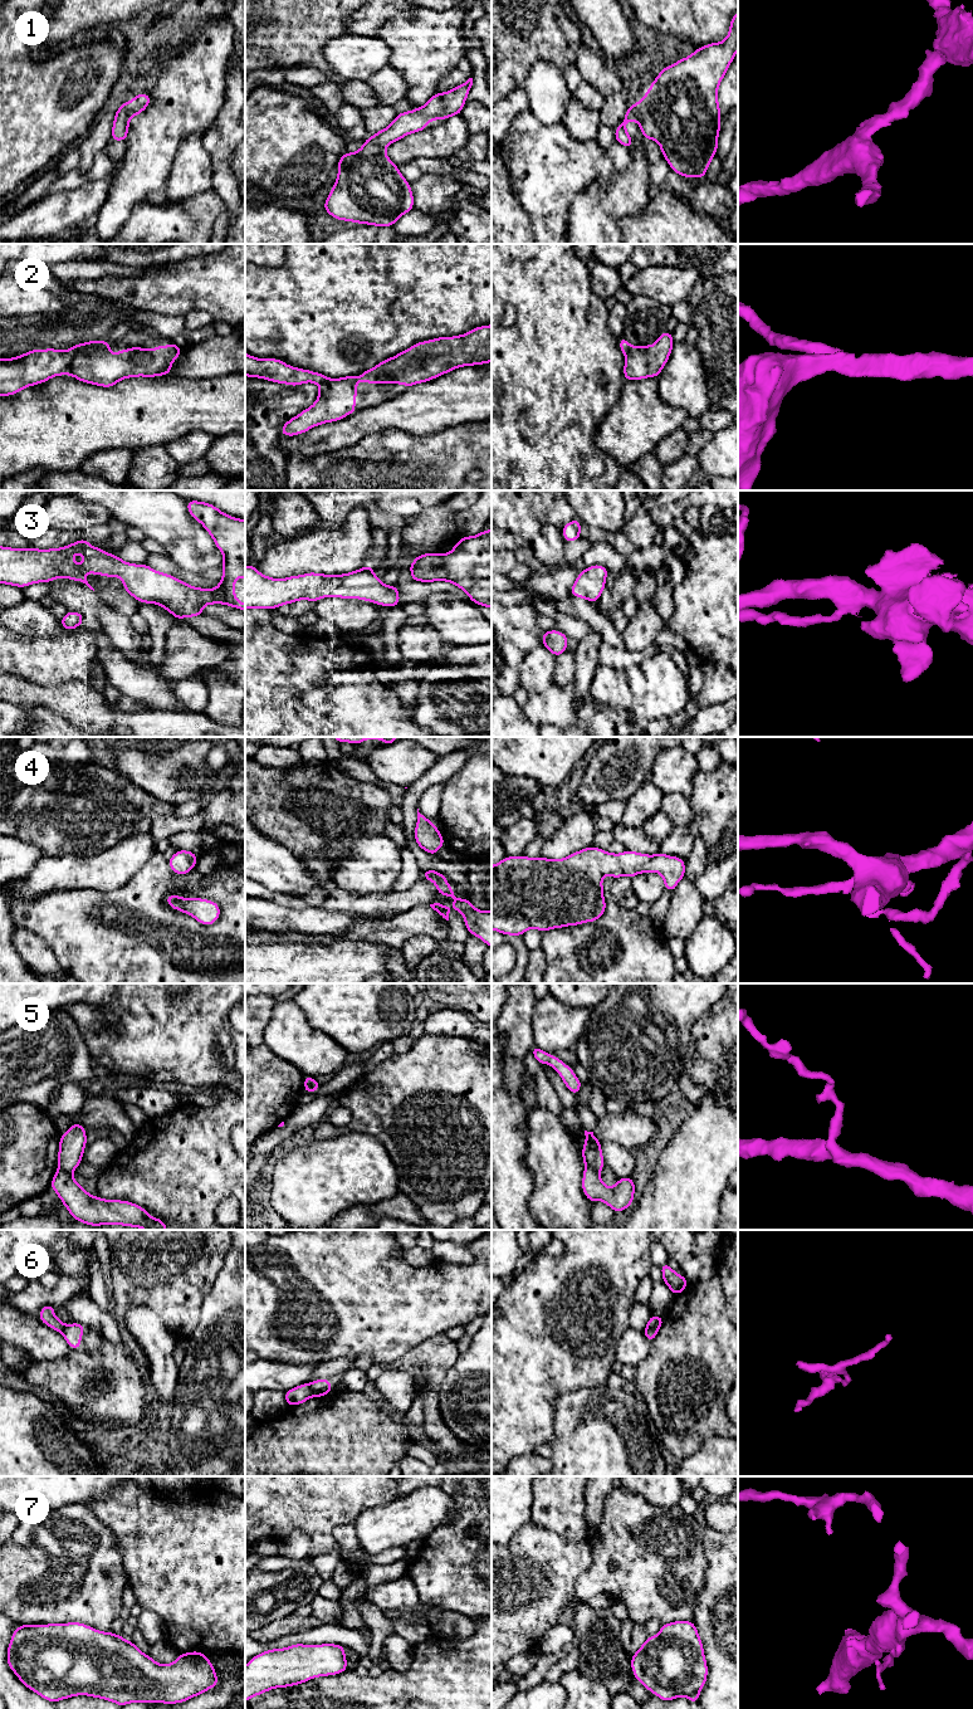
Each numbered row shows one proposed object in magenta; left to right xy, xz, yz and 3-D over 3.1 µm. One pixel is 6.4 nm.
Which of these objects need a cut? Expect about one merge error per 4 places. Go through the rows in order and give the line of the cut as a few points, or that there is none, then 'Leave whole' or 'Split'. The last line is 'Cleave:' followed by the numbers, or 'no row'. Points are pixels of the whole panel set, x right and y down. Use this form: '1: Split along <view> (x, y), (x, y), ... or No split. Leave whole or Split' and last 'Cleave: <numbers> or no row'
1: No split. Leave whole
2: Split along xy (93, 341), (86, 342), (79, 348), (68, 374). Split
3: No split. Leave whole
4: No split. Leave whole
5: Split along xy (58, 1168), (69, 1173). Split
6: Split along xz (308, 1383), (313, 1395). Split
7: No split. Leave whole
Cleave: 2, 5, 6

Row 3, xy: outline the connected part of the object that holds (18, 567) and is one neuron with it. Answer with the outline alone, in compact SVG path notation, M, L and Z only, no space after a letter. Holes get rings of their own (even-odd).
M186 501L186 504L189 514L204 526L212 537L215 546L223 553L223 578L215 589L192 587L175 576L151 568L147 563L135 565L124 562L117 555L111 555L99 547L92 547L91 542L84 538L65 547L49 550L34 547L19 550L0 546L0 583L23 589L33 583L52 582L58 577L64 577L83 582L94 591L87 581L84 571L88 570L93 575L122 578L124 591L137 599L140 605L145 602L161 605L176 620L204 615L202 607L210 604L225 604L245 611L245 602L239 602L235 595L235 580L238 577L245 578L245 521L230 517L210 503ZM74 547L85 558L80 566L74 565Z

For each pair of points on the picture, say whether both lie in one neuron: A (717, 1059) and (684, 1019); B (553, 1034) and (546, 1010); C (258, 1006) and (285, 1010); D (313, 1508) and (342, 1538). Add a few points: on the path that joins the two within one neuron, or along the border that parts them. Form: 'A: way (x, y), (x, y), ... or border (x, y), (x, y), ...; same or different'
A: border (692, 1040), (683, 1068); different
B: way (553, 1028), (549, 1016); same
C: border (275, 1004), (264, 1031), (264, 1038); different
D: border (352, 1523), (337, 1526), (329, 1533); different

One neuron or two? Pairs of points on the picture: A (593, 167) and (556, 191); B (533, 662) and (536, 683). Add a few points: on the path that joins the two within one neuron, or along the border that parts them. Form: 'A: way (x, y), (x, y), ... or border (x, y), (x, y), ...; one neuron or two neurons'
A: way (585, 167), (580, 167), (565, 182); one neuron
B: way (536, 667), (536, 678); one neuron

